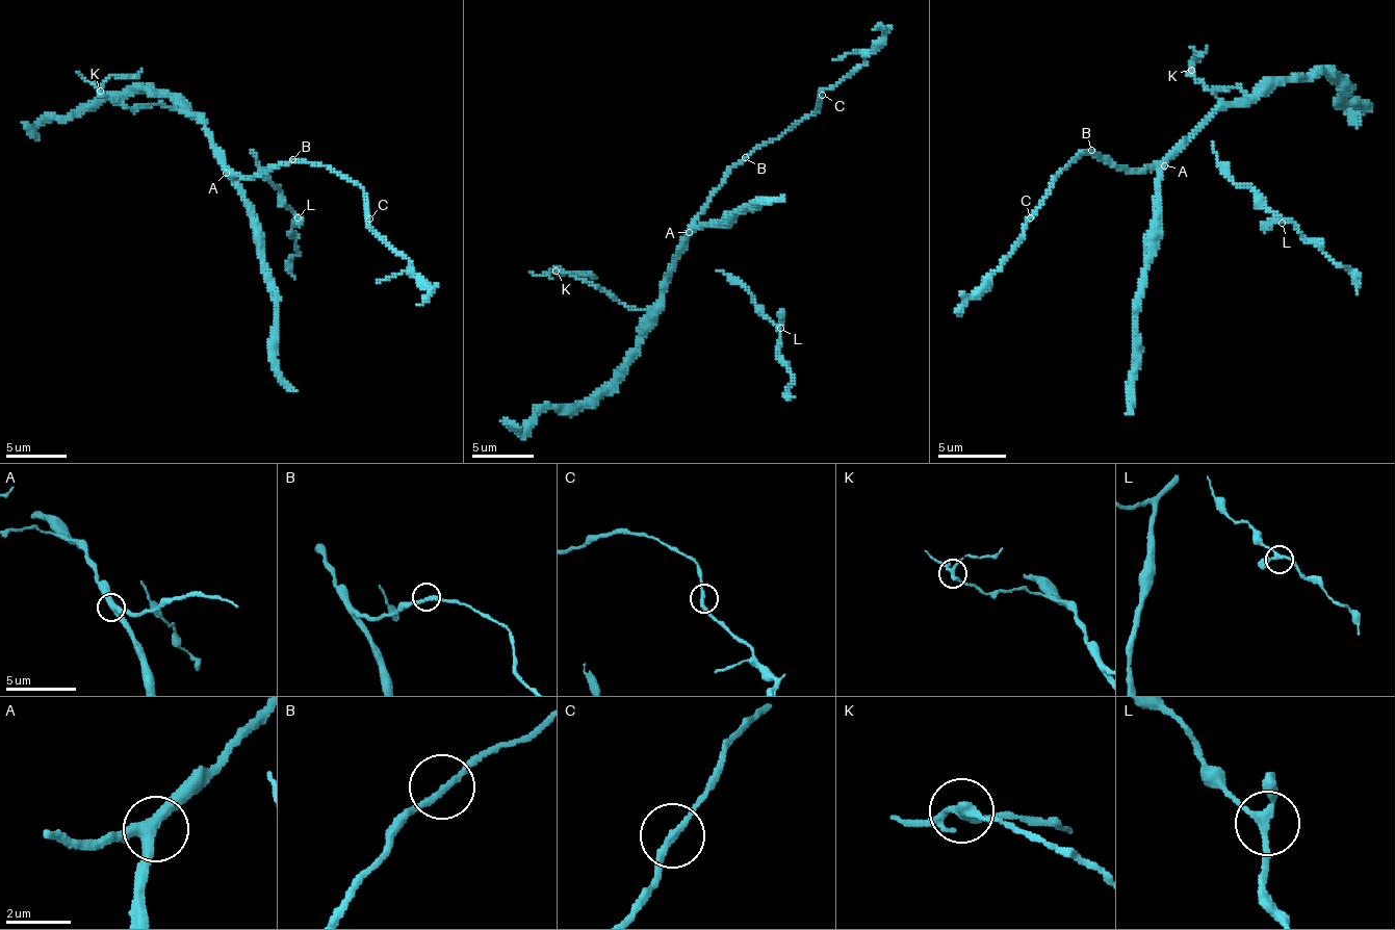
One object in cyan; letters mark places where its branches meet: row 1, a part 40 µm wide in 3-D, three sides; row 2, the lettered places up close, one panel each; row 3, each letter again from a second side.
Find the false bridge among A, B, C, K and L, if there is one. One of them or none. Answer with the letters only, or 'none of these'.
K

